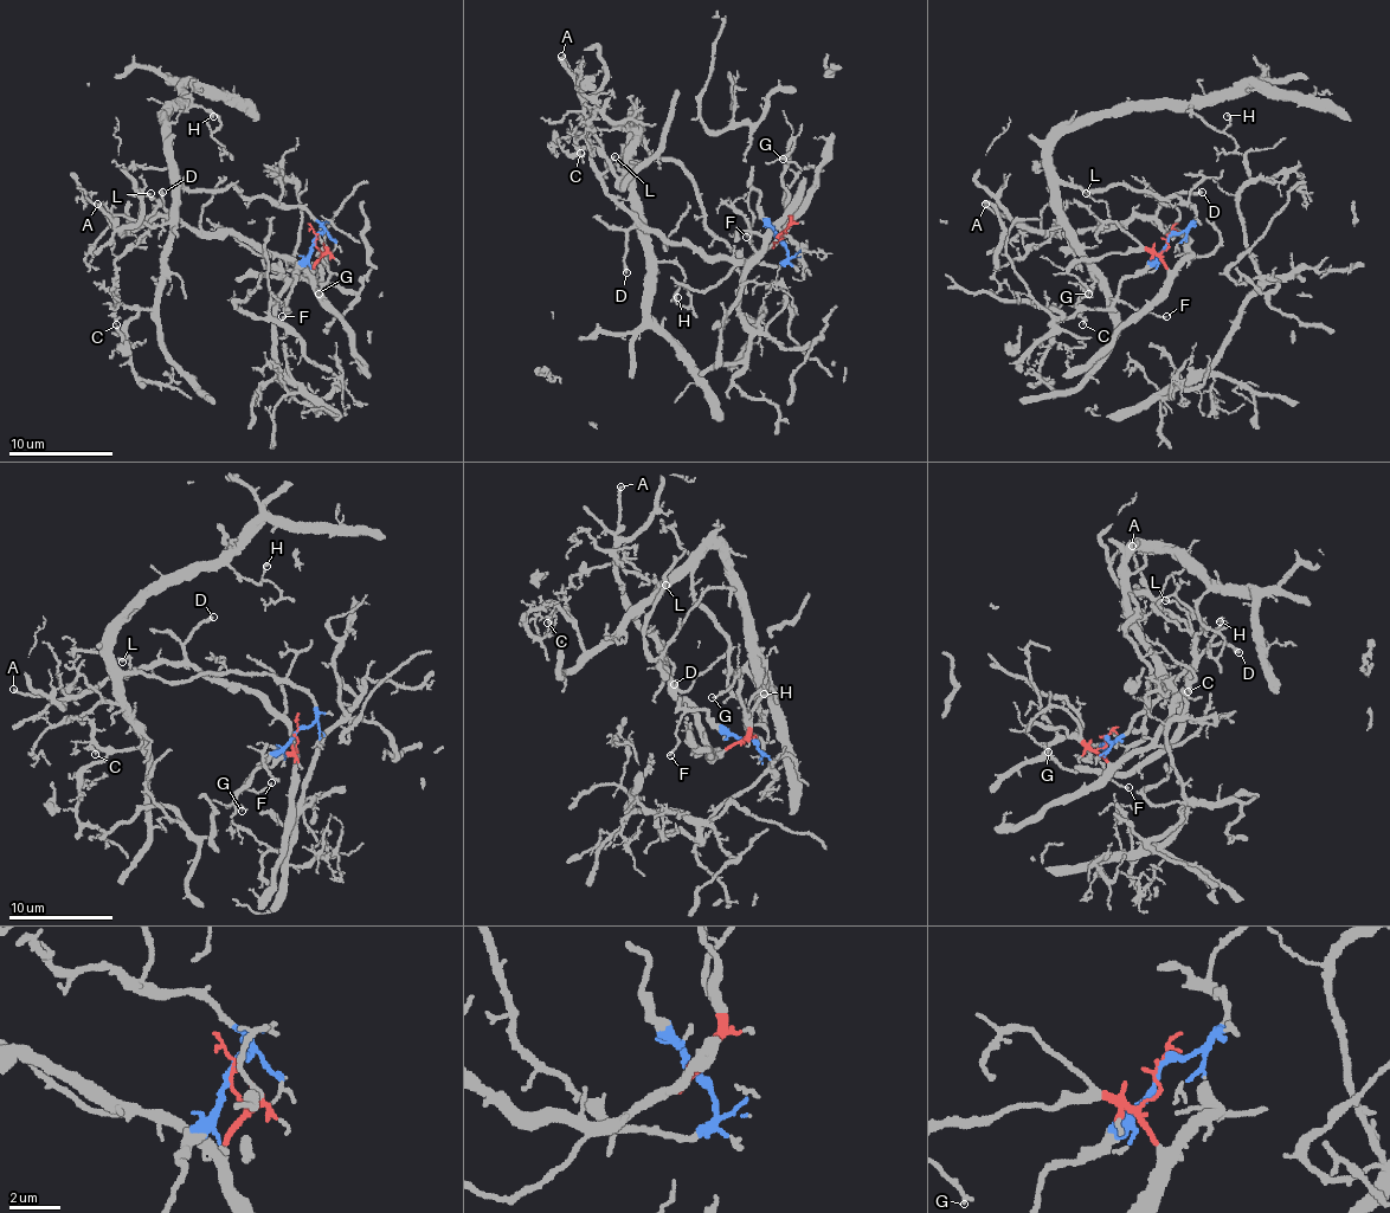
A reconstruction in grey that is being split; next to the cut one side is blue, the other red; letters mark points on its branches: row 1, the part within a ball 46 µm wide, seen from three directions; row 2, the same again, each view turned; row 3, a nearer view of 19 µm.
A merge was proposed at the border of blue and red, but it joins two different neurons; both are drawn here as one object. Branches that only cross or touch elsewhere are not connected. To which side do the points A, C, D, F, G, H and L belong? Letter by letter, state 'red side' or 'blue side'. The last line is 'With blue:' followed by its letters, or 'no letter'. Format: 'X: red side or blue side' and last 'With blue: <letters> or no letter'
A: red side
C: blue side
D: red side
F: blue side
G: red side
H: blue side
L: red side
With blue: C, F, H

